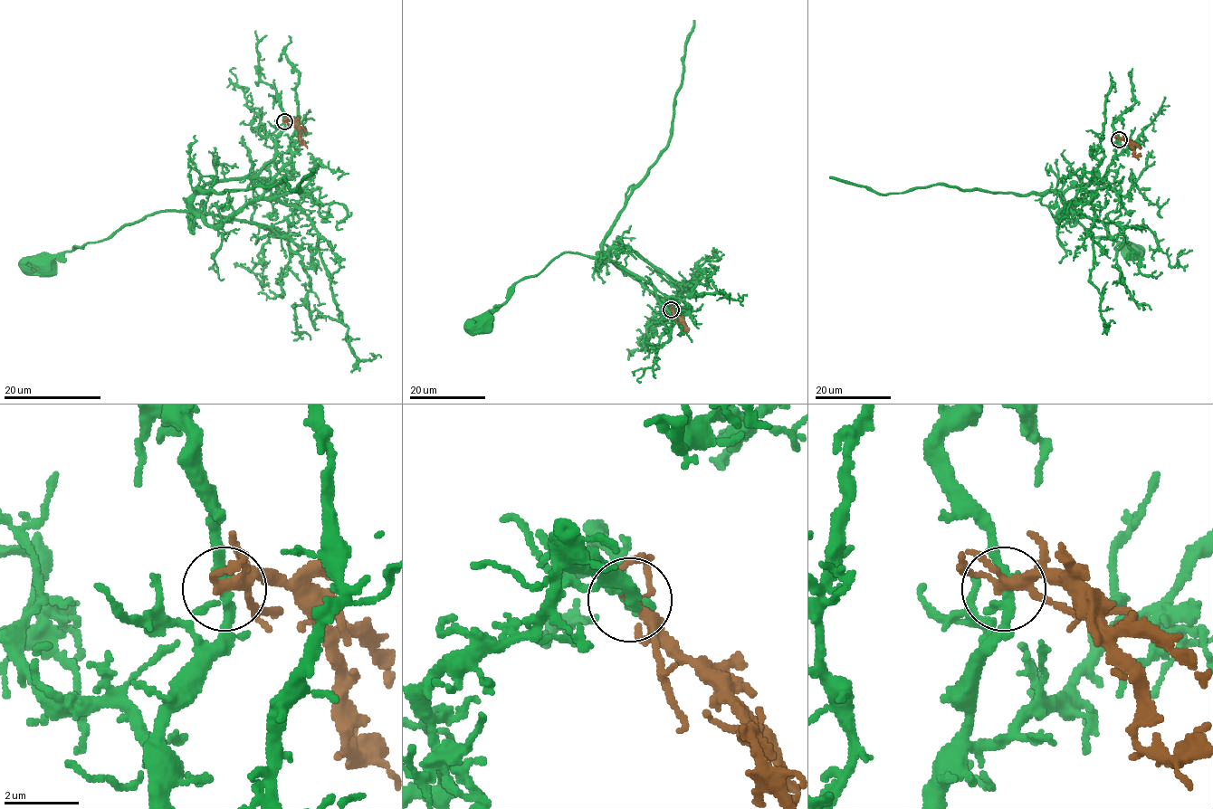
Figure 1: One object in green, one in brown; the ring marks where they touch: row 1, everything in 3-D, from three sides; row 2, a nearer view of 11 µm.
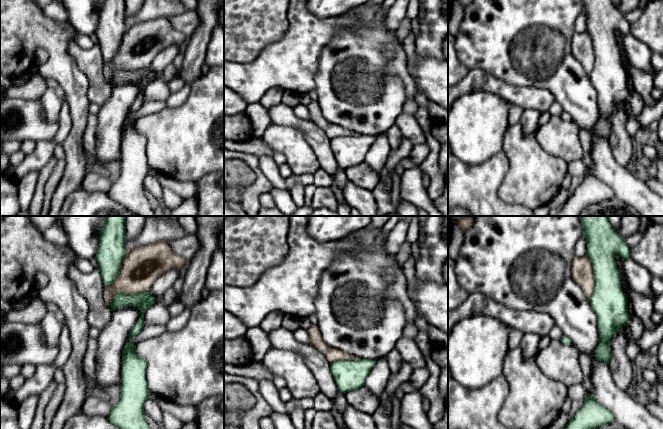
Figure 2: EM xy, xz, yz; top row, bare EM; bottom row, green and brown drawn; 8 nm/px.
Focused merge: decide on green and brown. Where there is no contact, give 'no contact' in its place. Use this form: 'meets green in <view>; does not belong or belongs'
meets green in xy; does not belong

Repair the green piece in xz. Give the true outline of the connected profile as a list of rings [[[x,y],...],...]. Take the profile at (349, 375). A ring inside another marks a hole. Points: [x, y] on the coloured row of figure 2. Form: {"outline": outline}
{"outline": [[[371,359],[331,361],[330,370],[338,390],[345,394],[364,386],[375,362]]]}

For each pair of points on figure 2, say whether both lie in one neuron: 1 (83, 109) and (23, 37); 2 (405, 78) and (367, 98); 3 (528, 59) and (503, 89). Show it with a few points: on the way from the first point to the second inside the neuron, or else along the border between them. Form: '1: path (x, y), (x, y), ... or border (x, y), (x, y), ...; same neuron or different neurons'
1: path (76, 87), (60, 66), (58, 54), (45, 41); same neuron
2: border (394, 57), (387, 71), (401, 82), (407, 99); different neurons
3: border (487, 72), (511, 84), (531, 87); different neurons

